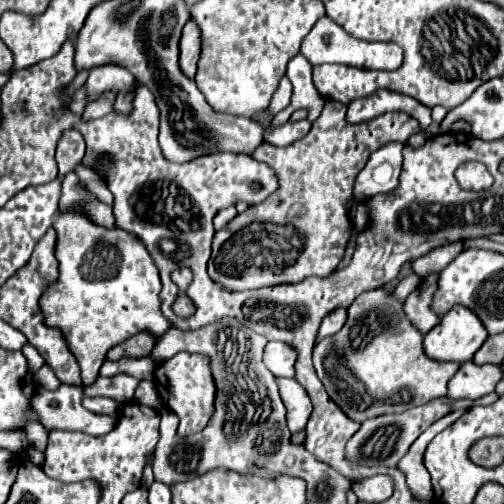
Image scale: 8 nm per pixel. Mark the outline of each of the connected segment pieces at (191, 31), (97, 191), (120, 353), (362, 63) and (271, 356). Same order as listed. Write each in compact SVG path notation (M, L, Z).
M194 20L186 22L180 38L180 68L188 78L196 74L196 62L200 56L200 28Z
M79 163L74 169L74 172L101 202L112 206L114 200L112 193L108 190L105 182L103 182L93 169Z
M140 332L136 336L132 336L130 340L126 340L124 344L112 348L108 352L108 360L122 360L122 358L146 358L152 352L152 336L148 336L148 332Z
M328 16L320 18L310 34L304 38L300 54L310 62L312 66L324 64L324 62L338 62L346 66L358 66L358 68L372 68L372 70L396 70L400 68L404 54L398 44L392 42L364 42L356 40L354 36L348 36L340 26L336 26Z
M268 342L264 352L264 364L274 376L282 378L294 378L294 364L296 364L298 352L296 348L284 344L284 342Z

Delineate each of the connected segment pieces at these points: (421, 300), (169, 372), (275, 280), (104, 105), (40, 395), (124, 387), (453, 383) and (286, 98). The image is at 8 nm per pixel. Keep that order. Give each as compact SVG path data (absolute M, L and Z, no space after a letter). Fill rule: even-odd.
M432 273L423 279L418 289L409 295L404 303L404 310L407 318L416 324L416 328L420 332L430 332L436 322L440 320L440 316L436 316L436 312L432 312L432 297L436 292L438 281L438 273Z
M180 352L180 354L164 360L160 364L160 368L154 372L156 386L160 390L160 398L180 418L180 426L178 426L180 436L200 432L208 424L208 418L212 416L216 386L214 386L214 380L212 380L212 374L208 368L210 368L210 360L206 356Z
M326 102L320 118L312 124L312 130L298 142L278 148L262 144L252 152L252 158L268 164L278 176L278 190L268 200L248 206L246 212L232 218L222 230L214 234L212 256L208 260L208 274L214 282L226 290L252 290L274 284L300 282L308 276L328 276L340 264L346 246L352 238L352 220L348 216L348 200L358 172L366 166L372 152L388 142L408 142L408 138L420 132L420 124L404 112L386 112L374 120L362 124L346 122L346 106L342 102Z
M110 92L110 94L106 94L106 96L102 96L102 98L94 100L94 102L90 102L90 104L86 106L86 110L84 110L82 116L88 118L88 120L94 120L94 118L102 118L102 116L106 116L108 112L114 110L116 94L118 94L118 92Z
M62 384L58 390L54 391L38 389L32 396L31 405L38 416L38 422L44 426L46 432L72 430L72 432L84 432L88 436L102 436L102 434L108 434L116 426L116 418L88 412L82 406L82 390L74 386L66 386L66 384Z
M116 374L112 378L98 378L92 386L84 388L84 396L108 396L118 402L130 402L138 388L138 378L130 374Z
M464 362L456 376L448 384L448 398L482 398L494 392L496 384L502 380L502 366L498 364L484 364L476 366L474 362Z
M282 78L282 80L280 80L280 86L278 86L278 90L274 92L272 102L270 102L268 107L271 114L276 115L286 108L286 106L290 104L290 96L292 96L292 84L290 84L288 78Z

